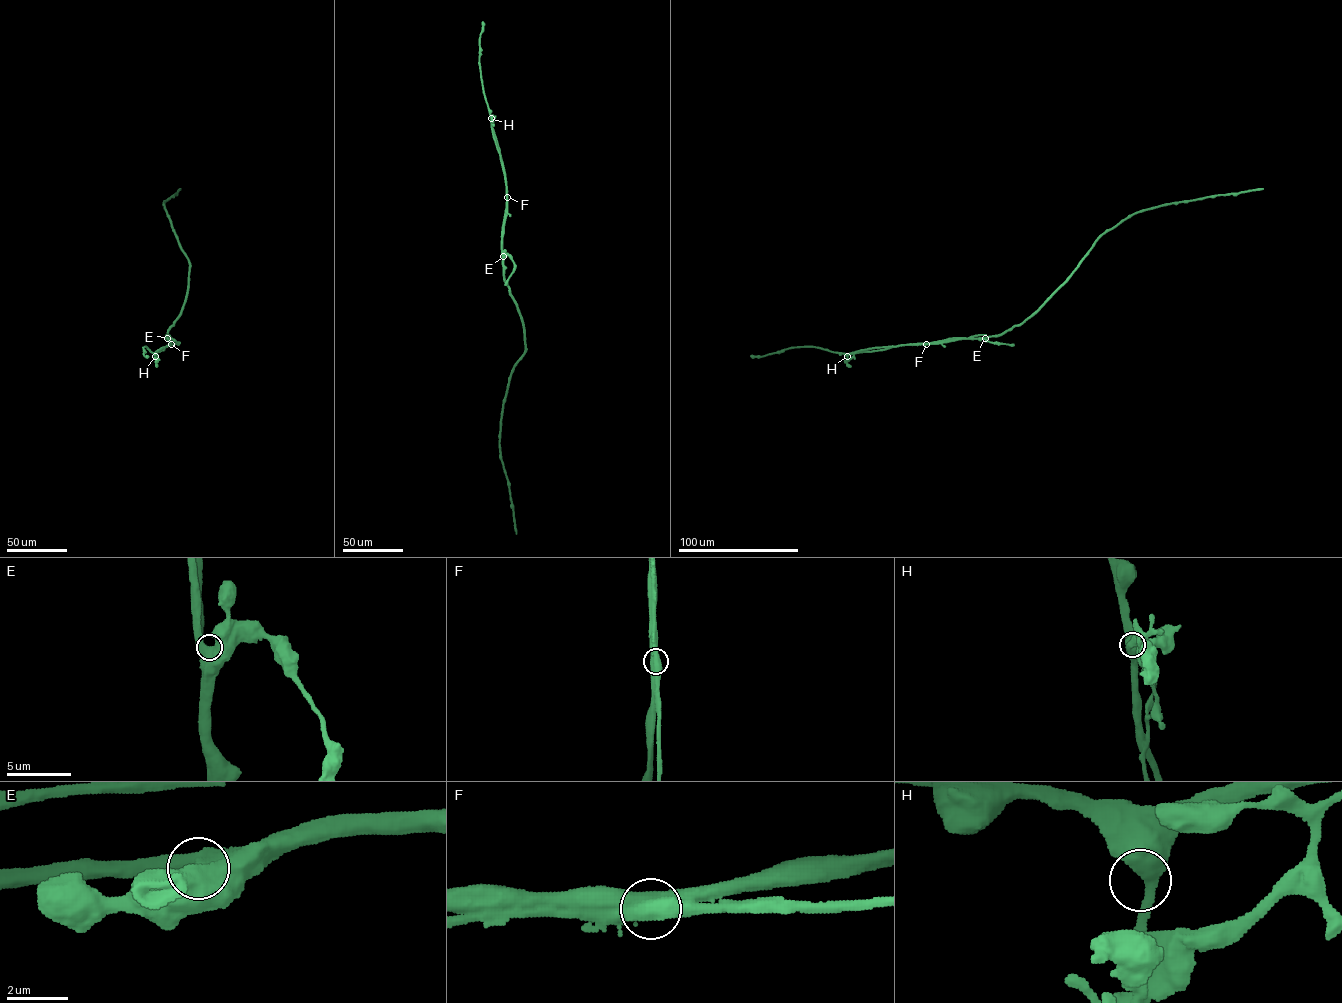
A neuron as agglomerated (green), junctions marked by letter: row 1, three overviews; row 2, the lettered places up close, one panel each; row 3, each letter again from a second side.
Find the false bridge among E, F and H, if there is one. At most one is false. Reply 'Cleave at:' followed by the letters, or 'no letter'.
Cleave at: F

